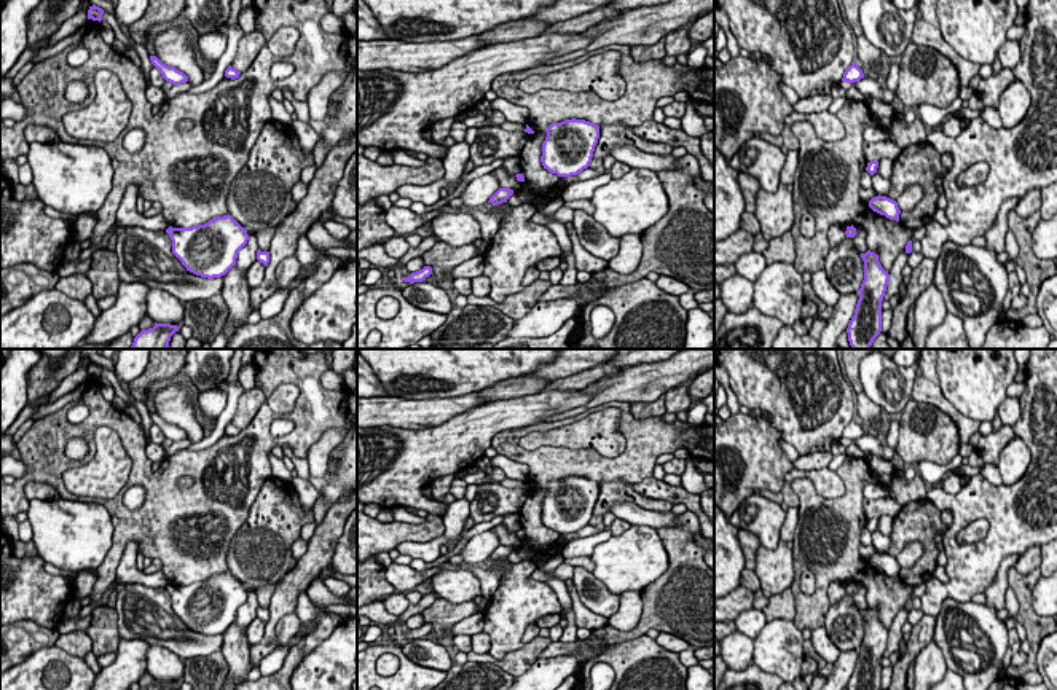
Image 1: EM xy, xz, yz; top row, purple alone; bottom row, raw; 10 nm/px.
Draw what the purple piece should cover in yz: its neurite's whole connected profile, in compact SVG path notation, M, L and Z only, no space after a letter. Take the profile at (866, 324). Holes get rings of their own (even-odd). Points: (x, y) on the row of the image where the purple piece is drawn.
M867 250L861 253L864 261L864 280L861 284L859 300L847 333L851 349L870 349L874 339L882 331L882 301L890 280L878 261L878 255Z

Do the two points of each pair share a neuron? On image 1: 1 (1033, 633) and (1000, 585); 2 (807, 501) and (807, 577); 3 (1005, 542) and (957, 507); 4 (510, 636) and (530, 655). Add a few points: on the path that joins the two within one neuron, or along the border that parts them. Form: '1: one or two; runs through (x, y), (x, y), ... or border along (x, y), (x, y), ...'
1: two; border along (1013, 564), (1008, 571), (1008, 585)
2: two; border along (804, 569), (801, 588), (809, 596)
3: one; runs through (1003, 528), (982, 507), (971, 507)
4: two; border along (525, 644), (507, 650), (499, 658), (488, 654)

